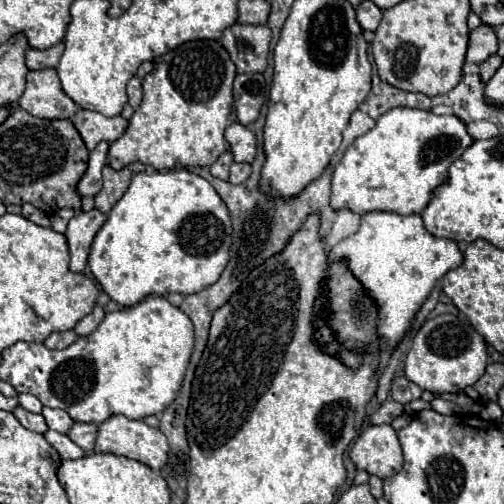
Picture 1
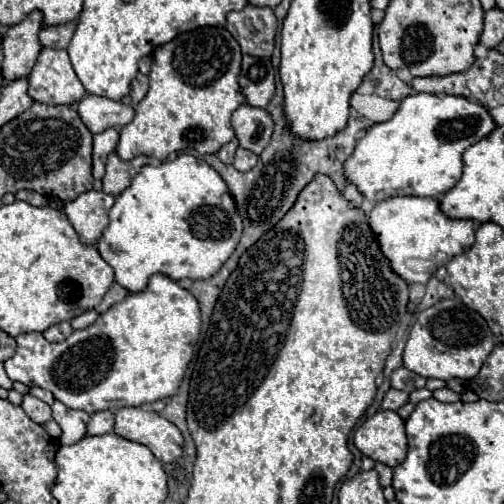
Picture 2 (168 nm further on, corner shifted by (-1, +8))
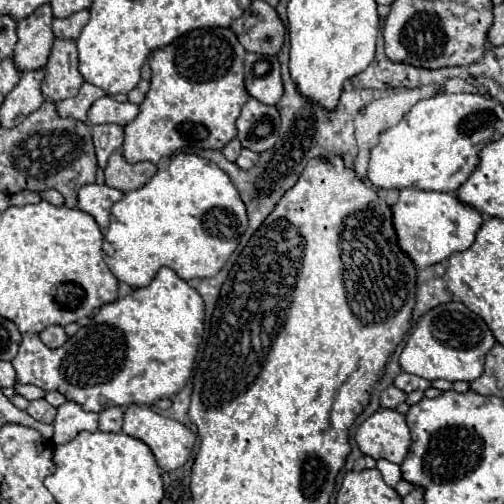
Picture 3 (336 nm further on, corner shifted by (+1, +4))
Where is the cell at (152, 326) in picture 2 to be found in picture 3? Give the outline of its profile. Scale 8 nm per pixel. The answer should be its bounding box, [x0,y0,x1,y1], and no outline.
[12,268,204,412]

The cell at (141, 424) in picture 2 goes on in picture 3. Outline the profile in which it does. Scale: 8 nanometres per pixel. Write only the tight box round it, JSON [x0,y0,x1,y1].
[122,406,194,472]

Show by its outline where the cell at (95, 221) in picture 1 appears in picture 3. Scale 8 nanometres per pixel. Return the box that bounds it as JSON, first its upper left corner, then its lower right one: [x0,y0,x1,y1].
[78,184,122,230]

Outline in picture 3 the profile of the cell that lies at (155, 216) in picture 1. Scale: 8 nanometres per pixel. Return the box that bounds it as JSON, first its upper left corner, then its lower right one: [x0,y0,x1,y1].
[104,154,246,288]

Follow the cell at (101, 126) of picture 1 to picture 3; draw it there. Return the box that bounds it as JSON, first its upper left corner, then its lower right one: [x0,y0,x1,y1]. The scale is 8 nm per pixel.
[88,96,138,126]

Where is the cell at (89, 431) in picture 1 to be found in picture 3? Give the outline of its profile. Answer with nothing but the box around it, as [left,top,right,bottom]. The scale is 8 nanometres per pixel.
[98,406,122,432]

